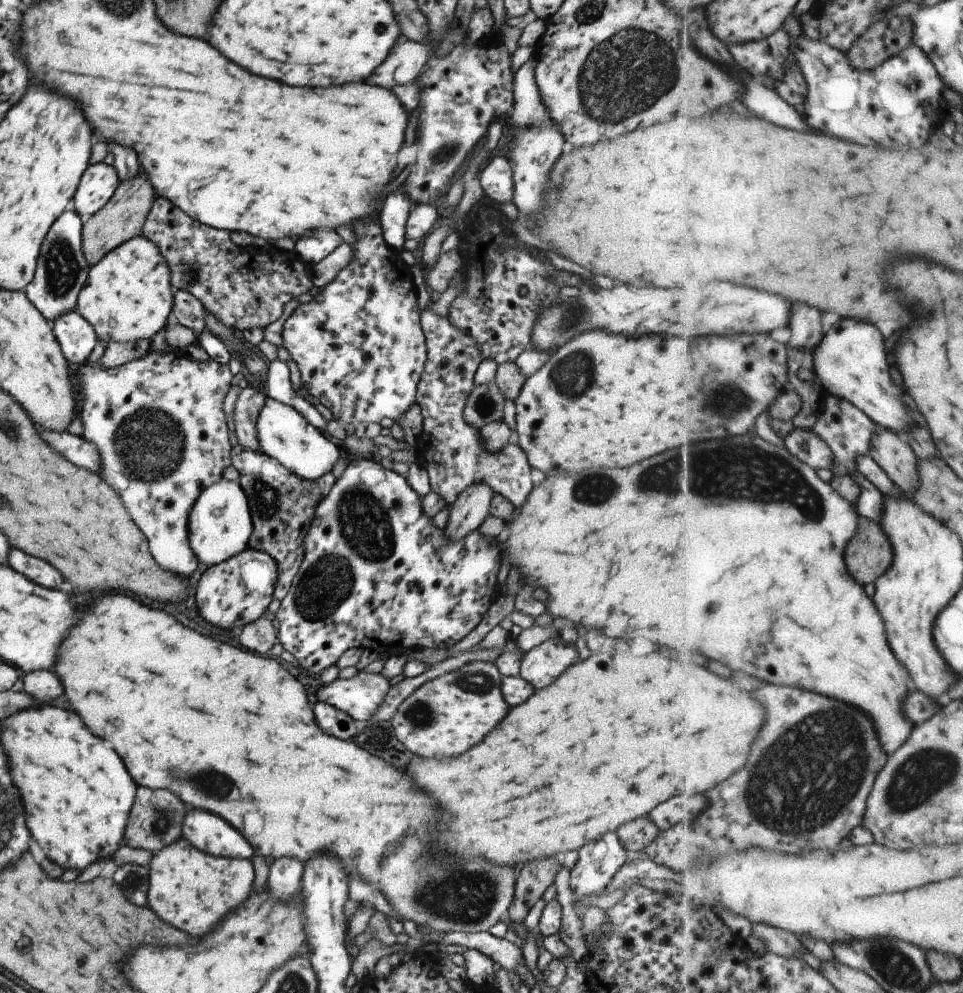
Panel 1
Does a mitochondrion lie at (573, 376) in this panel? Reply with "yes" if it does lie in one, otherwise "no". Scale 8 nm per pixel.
yes

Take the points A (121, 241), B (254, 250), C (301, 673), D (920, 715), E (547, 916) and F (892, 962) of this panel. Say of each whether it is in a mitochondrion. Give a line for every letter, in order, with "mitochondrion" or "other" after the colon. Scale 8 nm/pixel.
A: other
B: other
C: other
D: other
E: other
F: mitochondrion

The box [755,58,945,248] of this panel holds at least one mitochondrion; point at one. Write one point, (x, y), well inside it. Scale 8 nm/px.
(912, 82)

